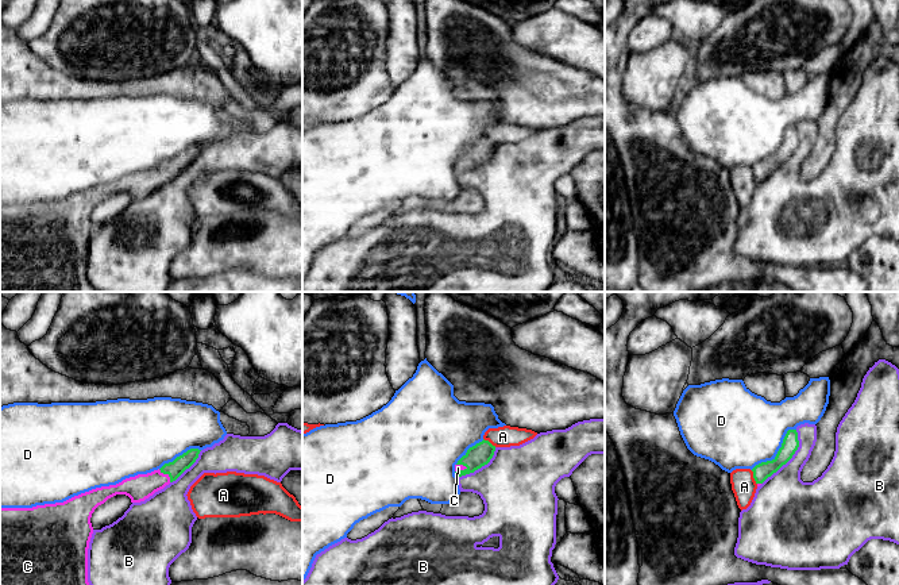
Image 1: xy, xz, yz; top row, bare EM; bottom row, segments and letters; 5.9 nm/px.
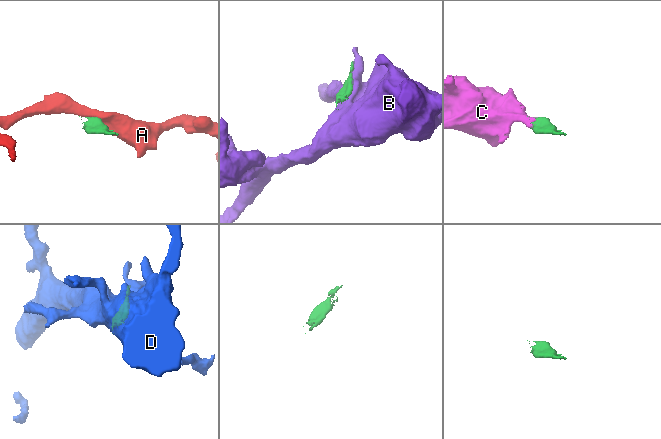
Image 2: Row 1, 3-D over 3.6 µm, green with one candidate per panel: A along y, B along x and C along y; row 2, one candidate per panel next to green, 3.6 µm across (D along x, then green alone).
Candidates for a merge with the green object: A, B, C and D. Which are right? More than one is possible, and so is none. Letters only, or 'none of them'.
C

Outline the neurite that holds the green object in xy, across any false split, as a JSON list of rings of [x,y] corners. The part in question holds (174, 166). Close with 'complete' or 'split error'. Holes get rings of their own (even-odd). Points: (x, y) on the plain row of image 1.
[[[190,146],[158,168],[63,200],[0,205],[0,292],[97,292],[88,280],[94,207],[116,192],[144,199],[189,166],[200,149]]] | split error

